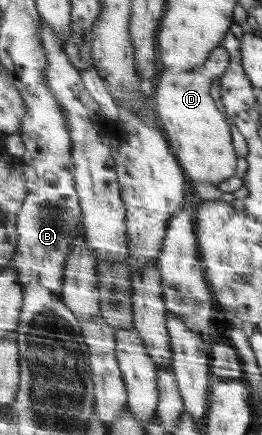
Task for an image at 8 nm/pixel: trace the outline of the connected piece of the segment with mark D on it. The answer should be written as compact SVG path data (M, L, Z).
M221 47L197 71L179 72L177 69L166 68L156 88L155 107L158 117L191 183L203 181L219 185L237 175L239 155L233 145L231 121L224 111L224 105L215 101L215 79L221 79L230 65L231 53Z

